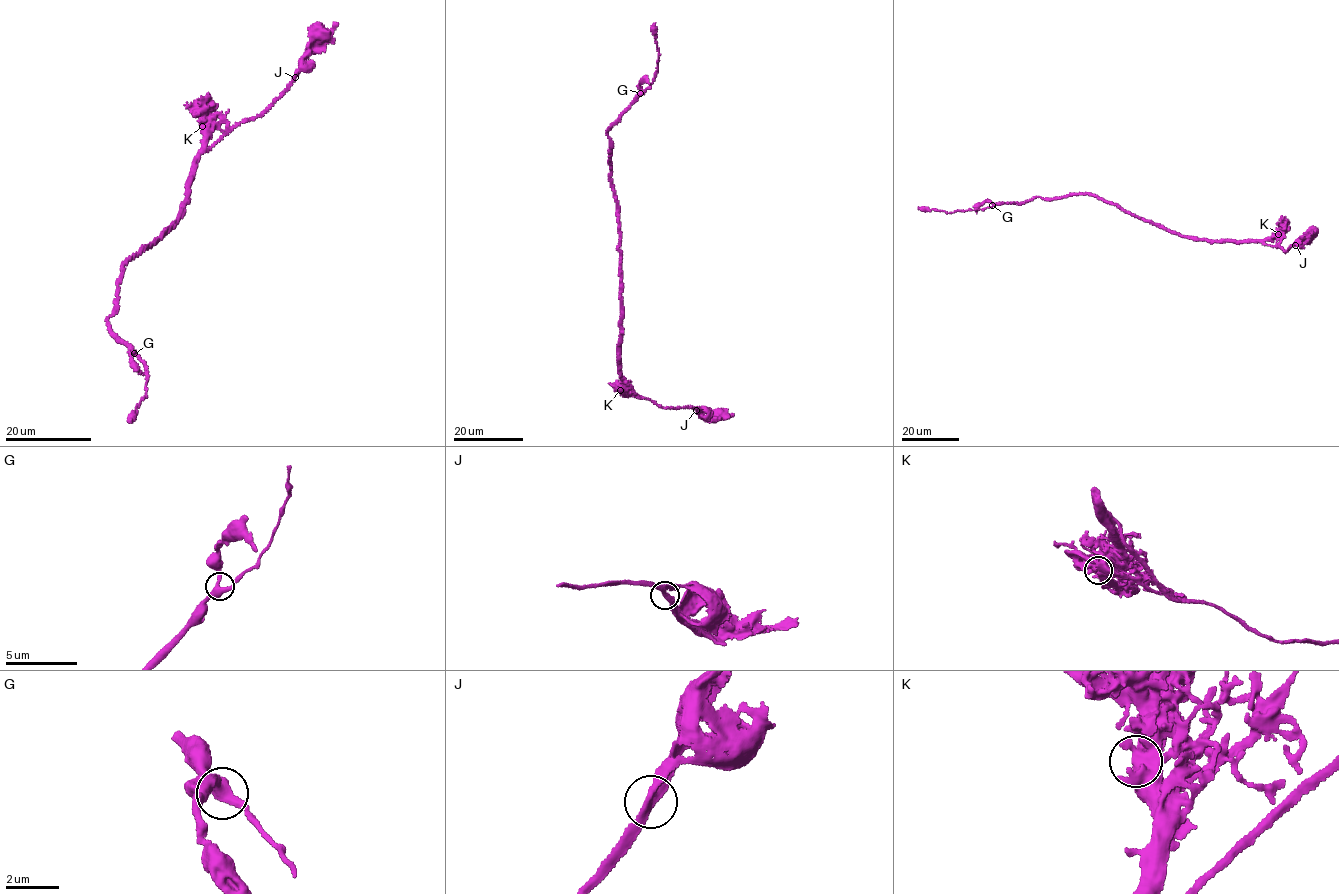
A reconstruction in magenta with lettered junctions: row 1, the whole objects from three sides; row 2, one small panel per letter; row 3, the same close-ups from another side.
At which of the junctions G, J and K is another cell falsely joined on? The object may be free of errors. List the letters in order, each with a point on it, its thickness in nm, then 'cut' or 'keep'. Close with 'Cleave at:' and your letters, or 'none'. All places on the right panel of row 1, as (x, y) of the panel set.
G: at (992, 205); 360 nm thick; keep
J: at (1295, 245); 280 nm thick; keep
K: at (1278, 234); 500 nm thick; keep
Cleave at: none

